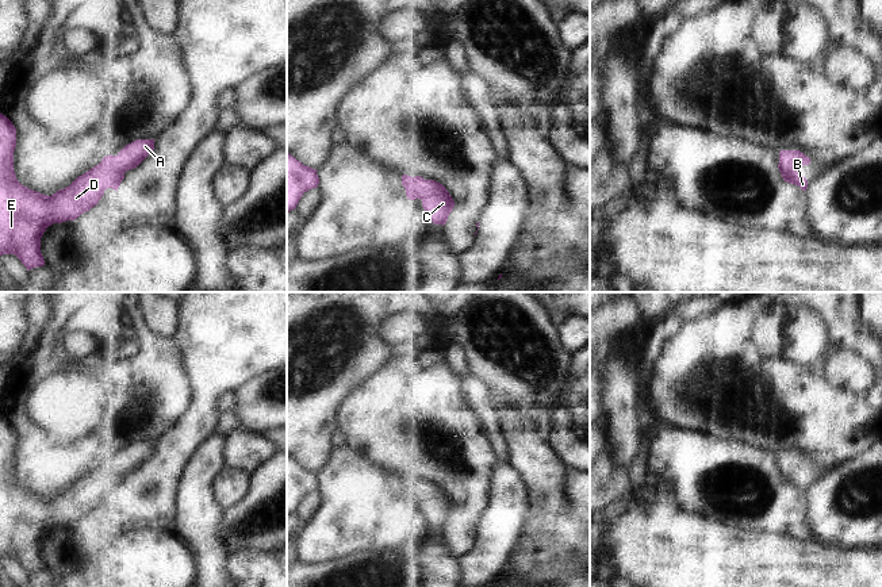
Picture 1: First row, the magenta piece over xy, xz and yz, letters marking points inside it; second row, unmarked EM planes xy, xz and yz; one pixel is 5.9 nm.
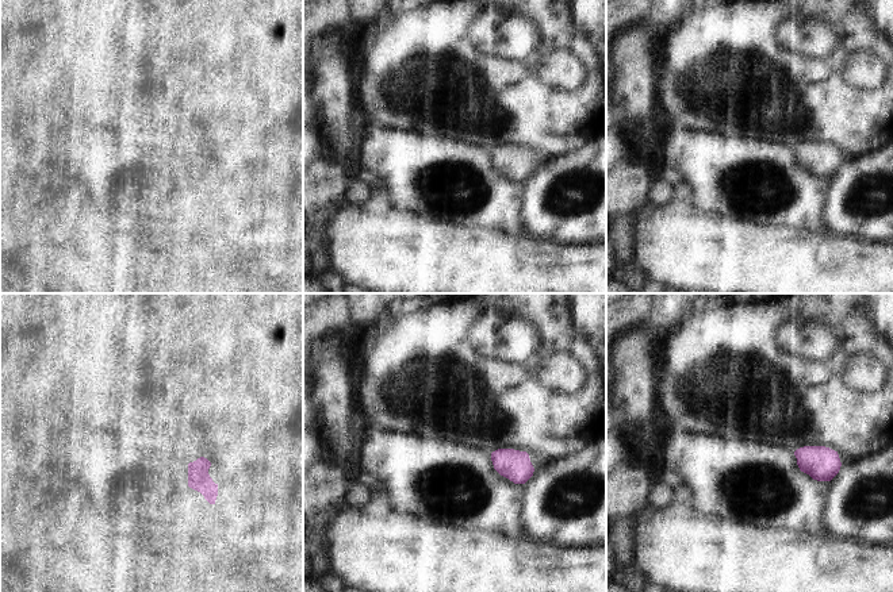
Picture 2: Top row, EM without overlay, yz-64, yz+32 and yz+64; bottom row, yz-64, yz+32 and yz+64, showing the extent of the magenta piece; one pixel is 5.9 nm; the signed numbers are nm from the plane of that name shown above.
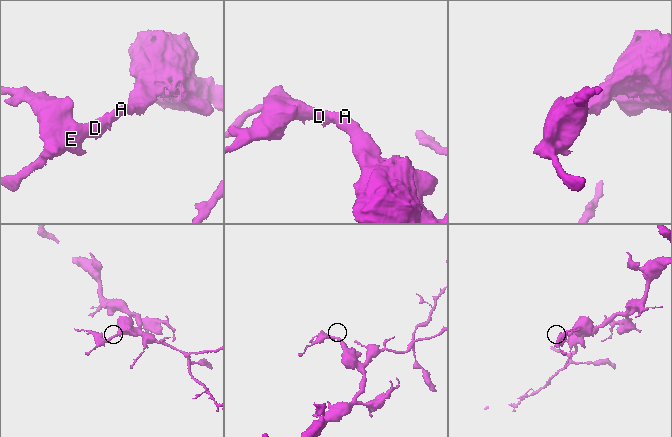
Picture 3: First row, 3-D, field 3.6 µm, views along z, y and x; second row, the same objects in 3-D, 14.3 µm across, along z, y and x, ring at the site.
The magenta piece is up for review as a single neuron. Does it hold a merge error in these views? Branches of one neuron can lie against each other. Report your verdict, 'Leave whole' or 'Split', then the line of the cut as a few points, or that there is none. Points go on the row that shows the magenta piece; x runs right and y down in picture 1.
Leave whole. No split

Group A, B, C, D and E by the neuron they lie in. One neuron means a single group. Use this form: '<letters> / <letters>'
A B C D E

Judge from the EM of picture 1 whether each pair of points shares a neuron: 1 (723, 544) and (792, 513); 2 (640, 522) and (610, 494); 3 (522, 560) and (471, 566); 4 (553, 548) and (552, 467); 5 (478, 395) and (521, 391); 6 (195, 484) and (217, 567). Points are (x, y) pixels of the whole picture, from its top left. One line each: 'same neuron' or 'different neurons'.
1: different neurons
2: different neurons
3: different neurons
4: same neuron
5: different neurons
6: same neuron

